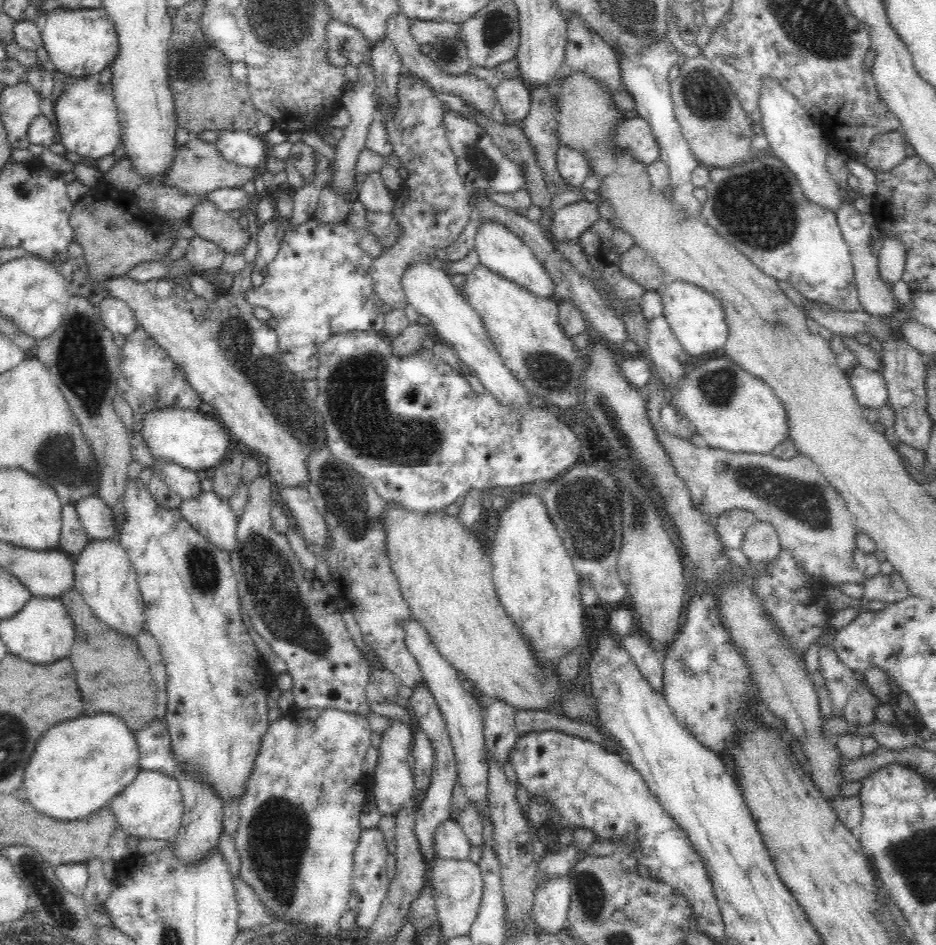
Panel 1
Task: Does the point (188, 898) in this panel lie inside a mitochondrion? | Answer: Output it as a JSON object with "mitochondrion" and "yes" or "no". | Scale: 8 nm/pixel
{"mitochondrion":"no"}

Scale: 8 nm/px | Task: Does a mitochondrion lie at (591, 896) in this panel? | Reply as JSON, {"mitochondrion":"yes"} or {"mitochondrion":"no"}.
{"mitochondrion":"yes"}

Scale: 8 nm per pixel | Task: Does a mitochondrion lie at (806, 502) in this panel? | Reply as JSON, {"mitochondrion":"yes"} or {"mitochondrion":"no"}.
{"mitochondrion":"yes"}

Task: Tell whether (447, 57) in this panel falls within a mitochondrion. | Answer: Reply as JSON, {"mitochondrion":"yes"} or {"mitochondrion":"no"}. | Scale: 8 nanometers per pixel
{"mitochondrion":"yes"}

